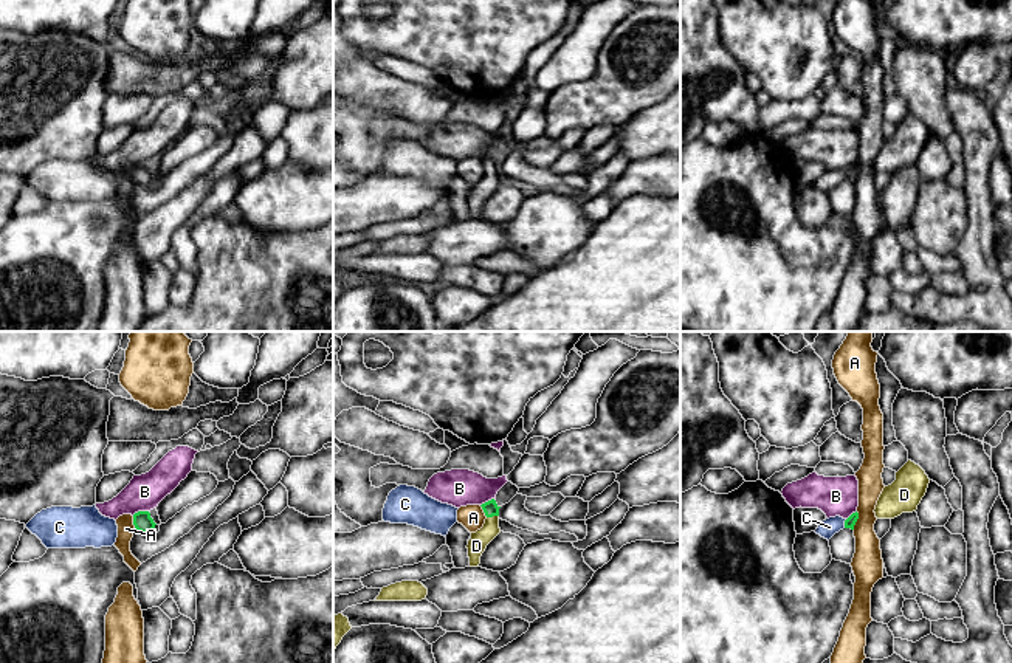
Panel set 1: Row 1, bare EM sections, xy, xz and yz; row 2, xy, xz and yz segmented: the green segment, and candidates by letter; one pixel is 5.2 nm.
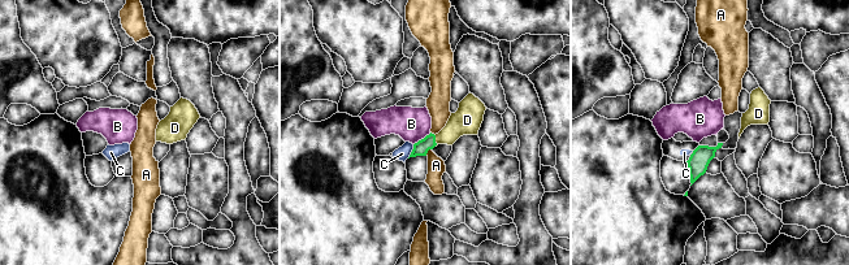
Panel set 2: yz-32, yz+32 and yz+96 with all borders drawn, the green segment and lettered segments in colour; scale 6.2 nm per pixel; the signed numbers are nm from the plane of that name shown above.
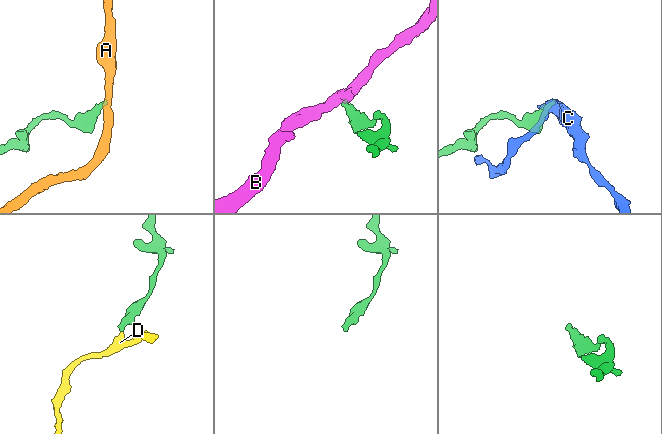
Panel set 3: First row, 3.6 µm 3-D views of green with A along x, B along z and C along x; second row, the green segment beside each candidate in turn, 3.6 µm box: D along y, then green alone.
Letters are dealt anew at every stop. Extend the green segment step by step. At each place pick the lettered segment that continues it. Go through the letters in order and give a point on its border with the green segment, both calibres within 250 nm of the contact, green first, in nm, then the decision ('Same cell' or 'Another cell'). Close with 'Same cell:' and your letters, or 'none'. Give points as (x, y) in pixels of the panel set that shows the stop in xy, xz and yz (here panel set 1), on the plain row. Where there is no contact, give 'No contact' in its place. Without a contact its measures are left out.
A: Touches green at yz (856, 174). Thickness 60 nm (green) against 160 nm. Another cell
B: Touches green at xy (140, 164). Thickness 100 nm (green) against 180 nm. Another cell
C: Touches green at yz (845, 177). Thickness 60 nm (green) against 90 nm. Another cell
D: Touches green at xz (492, 169). Thickness 80 nm (green) against 100 nm. Same cell
Same cell: D

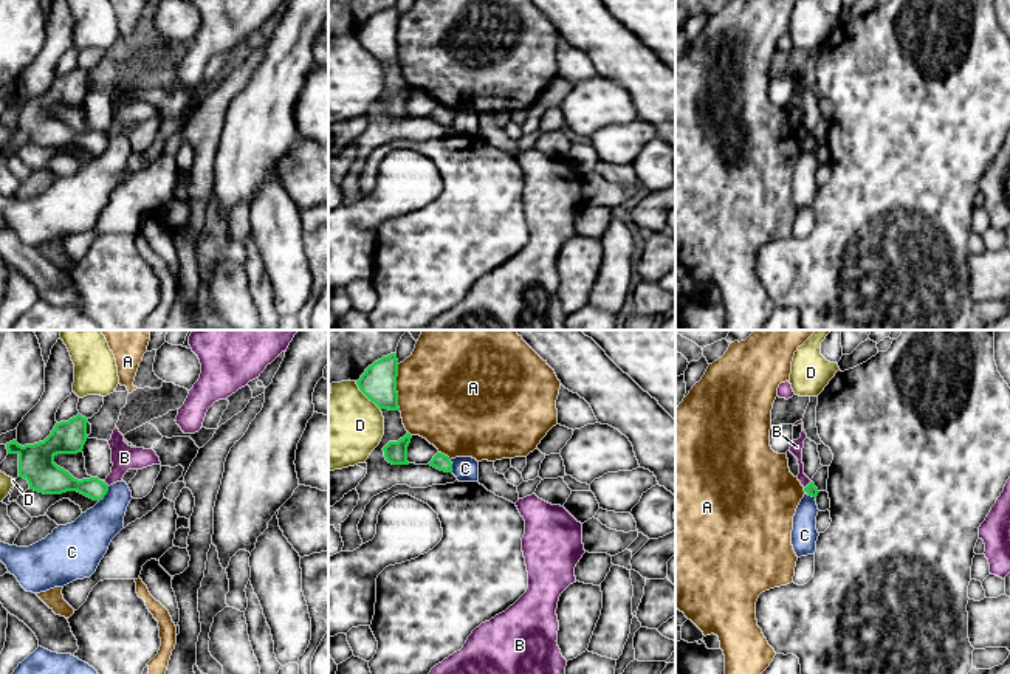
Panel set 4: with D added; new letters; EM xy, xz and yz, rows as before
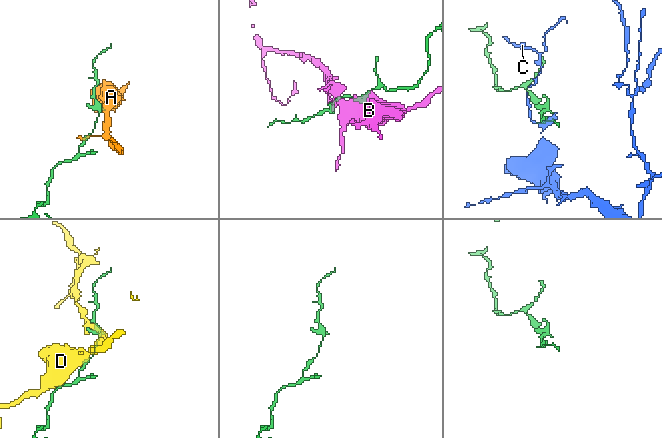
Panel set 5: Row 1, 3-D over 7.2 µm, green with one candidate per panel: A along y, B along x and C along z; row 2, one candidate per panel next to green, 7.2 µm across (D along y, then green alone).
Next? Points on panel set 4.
A: Touches green at xz (395, 41). Thickness 190 nm (green) against 480 nm. Another cell
B: Touches green at yz (807, 138). Thickness 60 nm (green) against 70 nm. Another cell
C: Touches green at xy (106, 146). Thickness 130 nm (green) against 220 nm. Another cell
D: Touches green at xz (366, 48). Thickness 190 nm (green) against 380 nm. Another cell
Same cell: none

